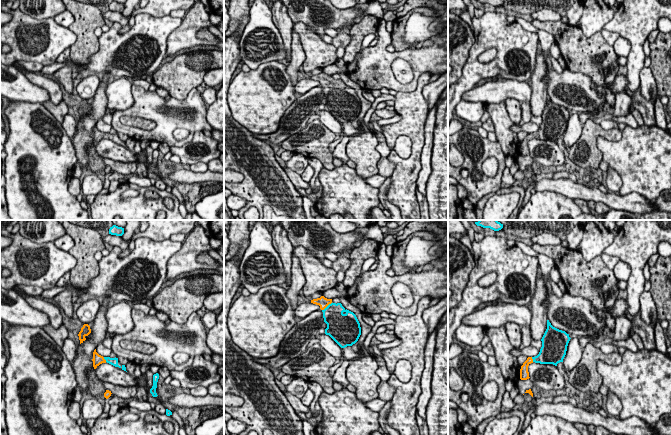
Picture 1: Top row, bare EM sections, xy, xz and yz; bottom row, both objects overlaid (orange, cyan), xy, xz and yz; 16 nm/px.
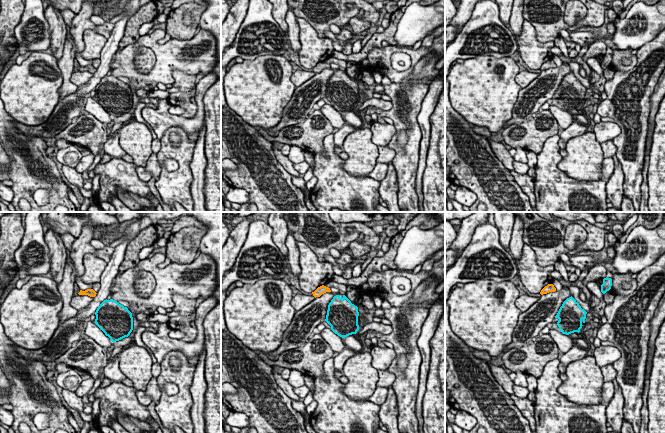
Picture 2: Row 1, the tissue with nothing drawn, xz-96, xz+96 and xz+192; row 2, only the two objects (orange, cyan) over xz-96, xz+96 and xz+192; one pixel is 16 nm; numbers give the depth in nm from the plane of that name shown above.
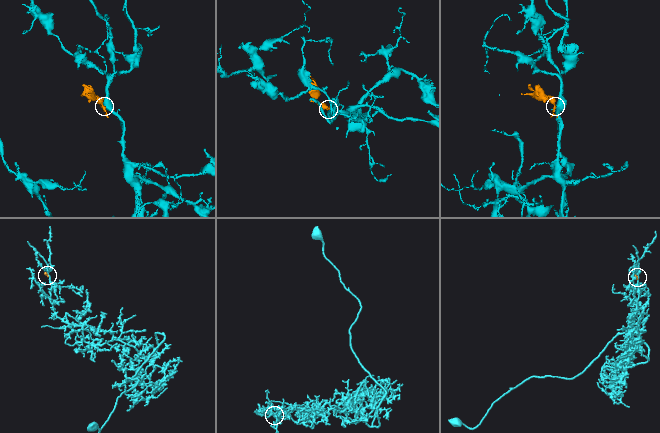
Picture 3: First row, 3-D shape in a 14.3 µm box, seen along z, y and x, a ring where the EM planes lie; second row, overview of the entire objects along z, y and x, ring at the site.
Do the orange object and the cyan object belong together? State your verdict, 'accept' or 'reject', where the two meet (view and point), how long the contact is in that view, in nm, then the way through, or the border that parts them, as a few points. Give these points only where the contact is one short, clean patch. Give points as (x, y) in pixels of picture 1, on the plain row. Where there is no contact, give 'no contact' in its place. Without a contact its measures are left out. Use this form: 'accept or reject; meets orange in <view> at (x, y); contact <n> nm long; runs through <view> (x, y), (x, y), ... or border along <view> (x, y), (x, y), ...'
accept; meets orange in xz at (326, 82); contact 200 nm long; runs through xz (323, 78), (326, 82), (333, 91)

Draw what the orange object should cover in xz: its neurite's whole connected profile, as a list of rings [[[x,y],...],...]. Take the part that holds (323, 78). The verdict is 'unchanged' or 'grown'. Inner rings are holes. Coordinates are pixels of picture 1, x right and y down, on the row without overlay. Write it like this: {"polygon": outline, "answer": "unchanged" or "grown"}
{"polygon": [[[324,72],[311,76],[319,81],[327,100],[325,110],[329,111],[341,124],[355,120],[360,111],[361,103],[356,91],[345,85],[341,79],[333,79]]], "answer": "grown"}

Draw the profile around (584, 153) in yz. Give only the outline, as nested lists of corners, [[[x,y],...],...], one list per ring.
[[[587,119],[580,138],[570,149],[569,159],[584,170],[598,169],[603,158],[597,147],[598,136],[608,141],[618,141],[622,138],[622,132],[618,129],[604,130],[595,119]]]

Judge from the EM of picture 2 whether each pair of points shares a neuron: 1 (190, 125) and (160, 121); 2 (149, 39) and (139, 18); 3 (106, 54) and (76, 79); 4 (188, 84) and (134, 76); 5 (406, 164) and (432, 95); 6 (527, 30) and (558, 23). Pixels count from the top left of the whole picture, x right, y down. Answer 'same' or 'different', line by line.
1: same
2: different
3: different
4: different
5: different
6: different

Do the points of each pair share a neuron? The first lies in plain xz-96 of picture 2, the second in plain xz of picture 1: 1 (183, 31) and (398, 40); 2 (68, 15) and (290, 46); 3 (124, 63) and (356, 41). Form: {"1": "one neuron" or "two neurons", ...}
{"1": "one neuron", "2": "two neurons", "3": "two neurons"}

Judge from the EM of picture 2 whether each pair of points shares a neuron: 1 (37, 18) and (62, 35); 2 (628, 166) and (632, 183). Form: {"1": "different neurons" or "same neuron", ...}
{"1": "different neurons", "2": "same neuron"}

